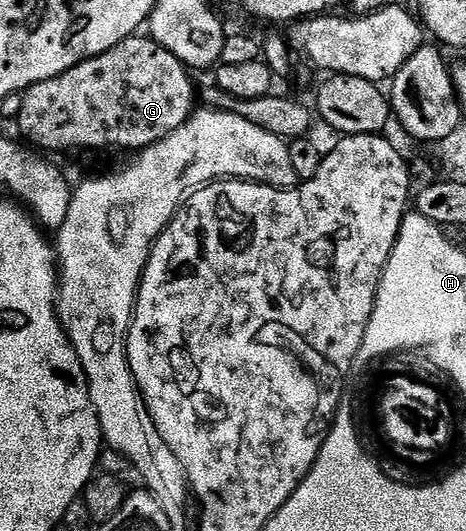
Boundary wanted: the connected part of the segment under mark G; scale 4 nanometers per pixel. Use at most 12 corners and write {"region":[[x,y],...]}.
{"region":[[154,39],[23,91],[43,152],[134,151],[196,110],[192,72]]}

